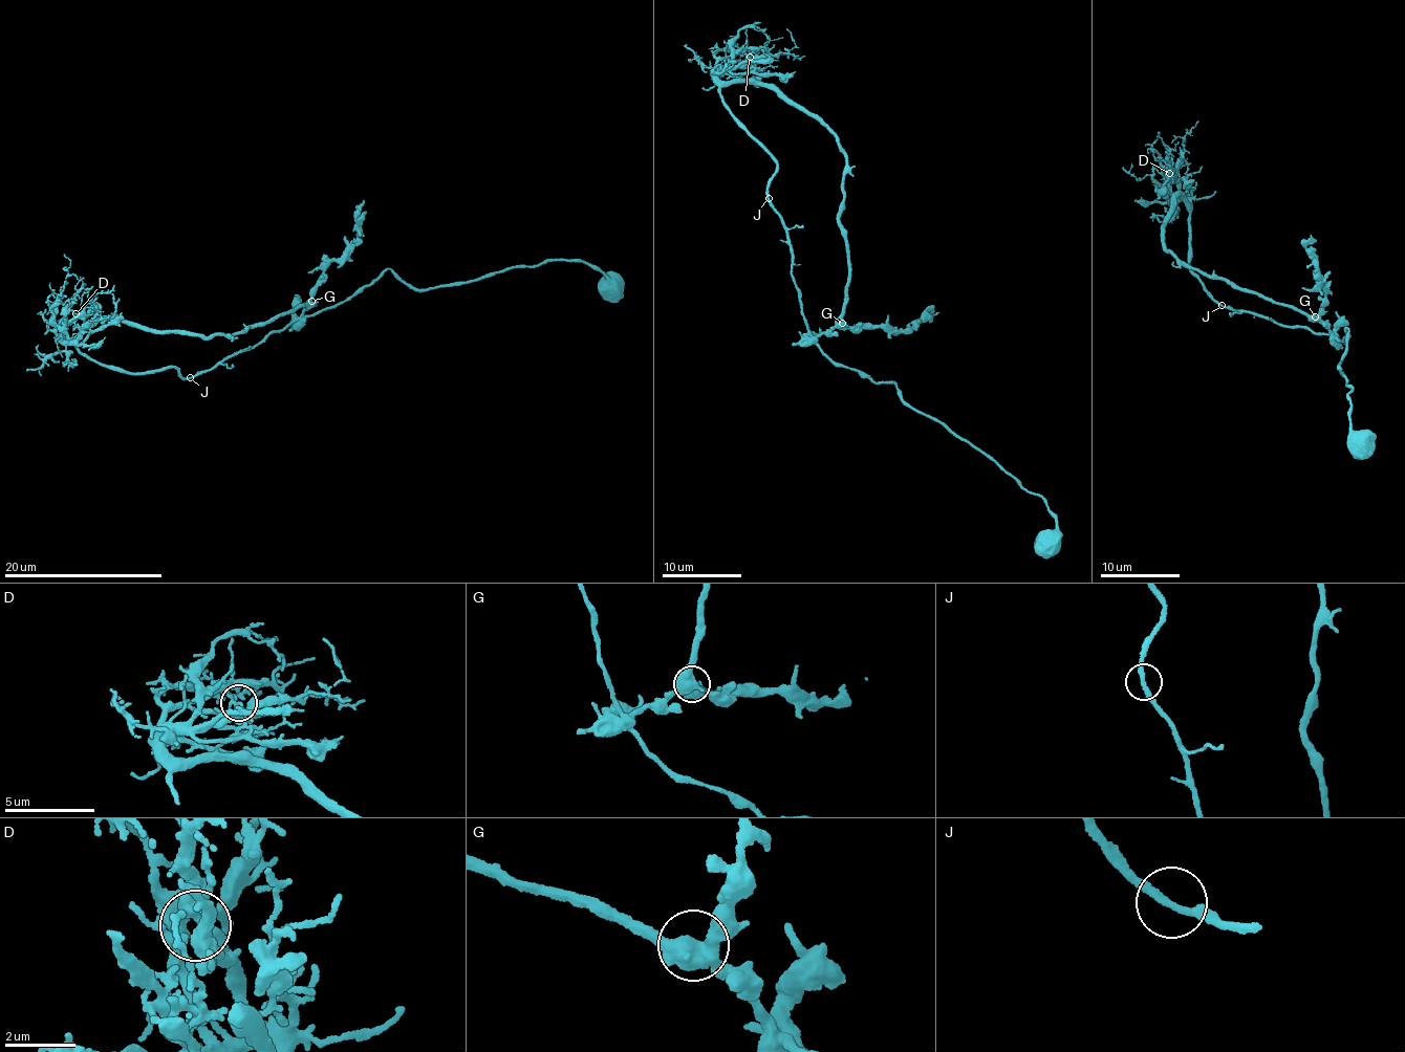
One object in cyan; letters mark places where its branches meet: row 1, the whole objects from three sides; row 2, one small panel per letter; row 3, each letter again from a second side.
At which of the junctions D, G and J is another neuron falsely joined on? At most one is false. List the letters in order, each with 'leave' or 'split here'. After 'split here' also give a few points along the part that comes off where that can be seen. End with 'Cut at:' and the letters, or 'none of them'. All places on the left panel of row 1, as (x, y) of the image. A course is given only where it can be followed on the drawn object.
D: leave
G: leave
J: leave
Cut at: none of them

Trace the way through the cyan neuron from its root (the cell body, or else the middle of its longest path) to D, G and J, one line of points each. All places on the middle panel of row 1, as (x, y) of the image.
D: (804, 319), (792, 274), (787, 226), (768, 195), (775, 161), (726, 108), (716, 79), (719, 61), (750, 57)
G: (804, 319), (806, 331), (815, 335), (831, 331), (842, 323)
J: (804, 319), (799, 288), (792, 274), (787, 226), (768, 197)

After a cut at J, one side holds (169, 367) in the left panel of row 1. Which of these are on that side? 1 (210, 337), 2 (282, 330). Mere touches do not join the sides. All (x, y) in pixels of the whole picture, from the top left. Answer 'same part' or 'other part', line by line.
1: same part
2: other part

